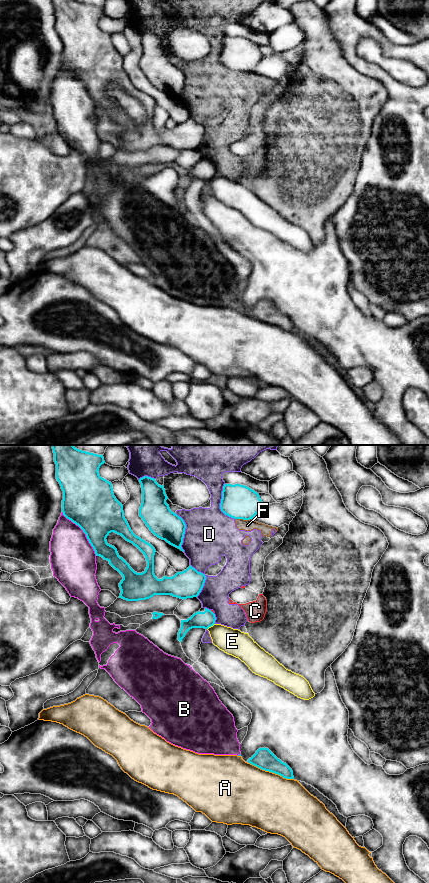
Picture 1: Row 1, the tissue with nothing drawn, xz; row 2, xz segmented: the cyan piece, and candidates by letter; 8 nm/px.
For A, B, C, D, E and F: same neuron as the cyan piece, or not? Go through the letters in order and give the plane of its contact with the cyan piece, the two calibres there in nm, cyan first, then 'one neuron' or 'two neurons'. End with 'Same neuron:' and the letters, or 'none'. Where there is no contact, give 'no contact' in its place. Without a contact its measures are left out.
A: meets cyan in xz; 160 nm thick on the cyan side, 460 nm on the other; two neurons
B: meets cyan in xz; 420 nm thick on the cyan side, 360 nm on the other; two neurons
C: meets cyan in xz; 140 nm thick on the cyan side, 20 nm on the other; two neurons
D: meets cyan in xz; 280 nm thick on the cyan side, 400 nm on the other; two neurons
E: meets cyan in xz; 140 nm thick on the cyan side, 200 nm on the other; two neurons
F: meets cyan in xz; 280 nm thick on the cyan side, 90 nm on the other; two neurons
Same neuron: none

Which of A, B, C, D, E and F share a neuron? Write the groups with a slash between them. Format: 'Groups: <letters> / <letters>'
Groups: A / B / C D F / E

